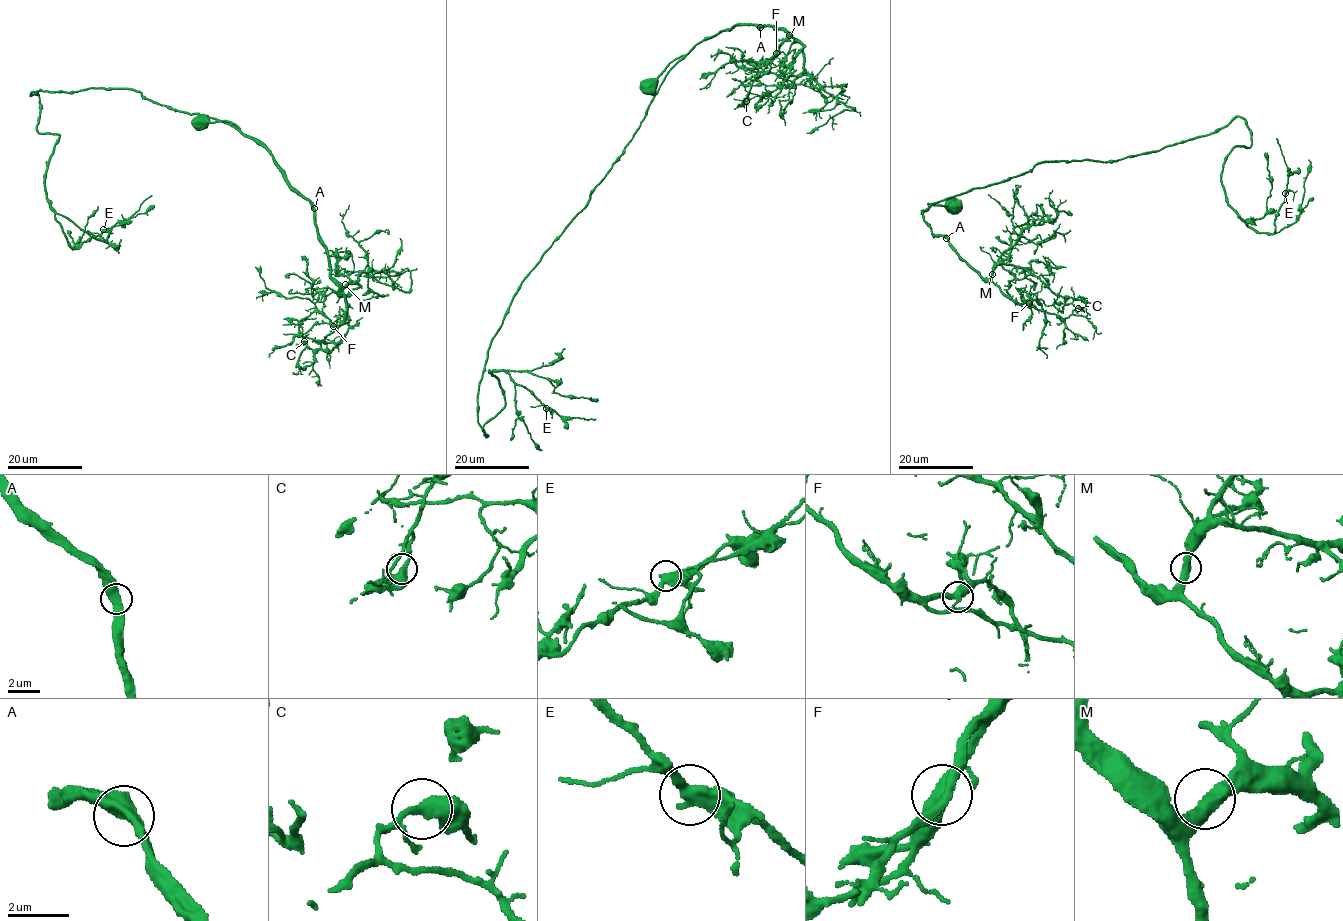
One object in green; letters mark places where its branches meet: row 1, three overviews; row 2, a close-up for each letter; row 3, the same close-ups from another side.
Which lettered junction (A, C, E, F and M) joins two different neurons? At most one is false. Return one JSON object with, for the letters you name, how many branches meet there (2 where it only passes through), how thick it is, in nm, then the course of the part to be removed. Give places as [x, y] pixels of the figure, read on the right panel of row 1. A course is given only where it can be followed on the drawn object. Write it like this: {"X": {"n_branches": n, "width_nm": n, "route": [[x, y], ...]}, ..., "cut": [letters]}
{"cut": []}

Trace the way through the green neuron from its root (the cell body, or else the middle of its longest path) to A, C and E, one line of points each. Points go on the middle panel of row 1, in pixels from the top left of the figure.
A: (649, 88), (652, 91), (655, 82), (671, 61), (720, 30), (743, 23), (760, 27)
C: (649, 88), (652, 91), (671, 61), (720, 30), (743, 23), (771, 25), (789, 32), (751, 85), (746, 101)
E: (649, 88), (687, 55), (521, 283), (487, 351), (485, 436), (505, 405), (489, 369), (546, 408)

